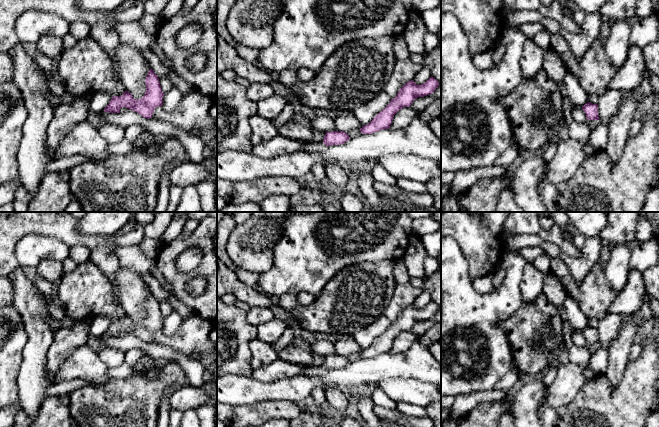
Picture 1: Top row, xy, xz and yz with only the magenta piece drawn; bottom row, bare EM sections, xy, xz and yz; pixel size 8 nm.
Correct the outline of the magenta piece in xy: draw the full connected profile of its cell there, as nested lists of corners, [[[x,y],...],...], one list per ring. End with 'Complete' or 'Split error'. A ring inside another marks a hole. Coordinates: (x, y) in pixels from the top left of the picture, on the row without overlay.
[[[150,292],[145,303],[146,316],[141,323],[135,324],[131,317],[125,315],[121,320],[113,320],[103,334],[109,337],[119,337],[122,331],[137,336],[144,342],[151,342],[156,331],[163,329],[164,317],[161,313],[158,300]]]. Complete

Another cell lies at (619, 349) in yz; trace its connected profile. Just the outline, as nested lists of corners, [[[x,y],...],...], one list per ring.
[[[638,312],[626,317],[624,326],[620,329],[617,337],[607,345],[608,368],[605,373],[610,386],[617,387],[629,363],[629,354],[634,338],[639,333],[640,317]]]

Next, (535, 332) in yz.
[[[541,293],[533,303],[523,302],[520,309],[505,320],[497,323],[508,336],[514,358],[514,369],[525,376],[541,376],[555,364],[560,353],[565,349],[562,310],[556,308]]]

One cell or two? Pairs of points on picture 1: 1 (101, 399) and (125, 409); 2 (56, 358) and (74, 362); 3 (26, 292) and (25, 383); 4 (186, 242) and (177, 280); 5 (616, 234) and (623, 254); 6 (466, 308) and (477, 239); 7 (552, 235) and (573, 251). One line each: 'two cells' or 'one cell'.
1: one cell
2: two cells
3: one cell
4: one cell
5: two cells
6: two cells
7: one cell

